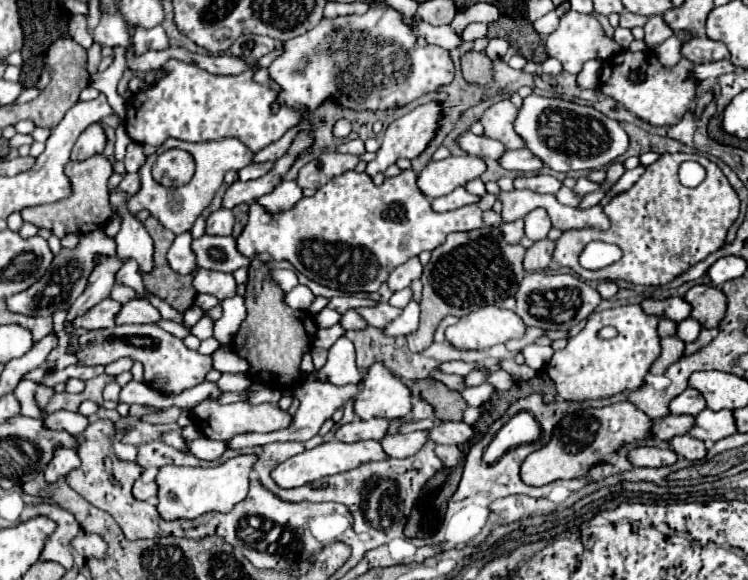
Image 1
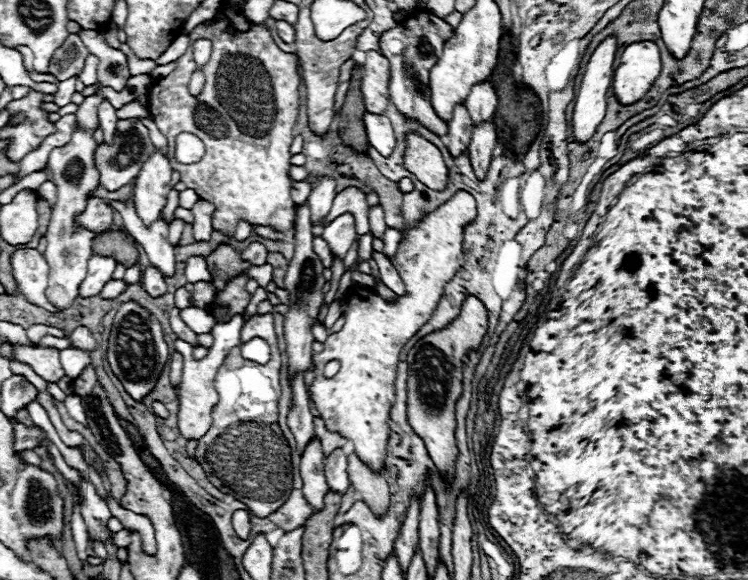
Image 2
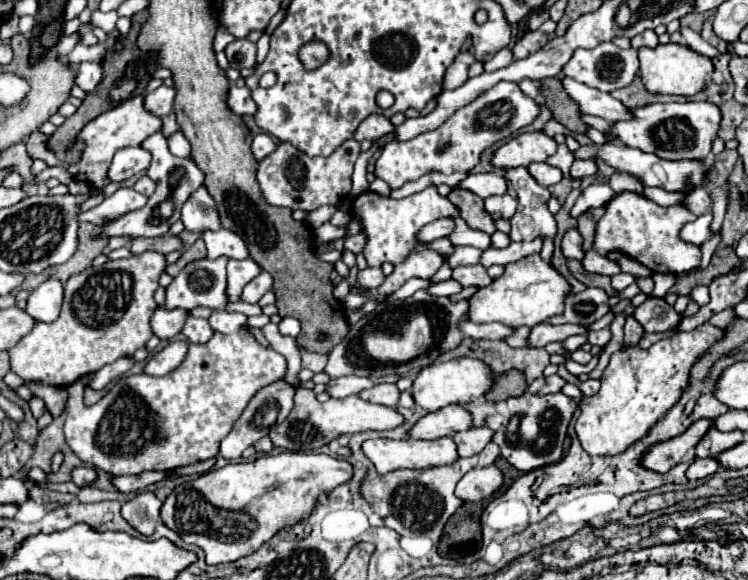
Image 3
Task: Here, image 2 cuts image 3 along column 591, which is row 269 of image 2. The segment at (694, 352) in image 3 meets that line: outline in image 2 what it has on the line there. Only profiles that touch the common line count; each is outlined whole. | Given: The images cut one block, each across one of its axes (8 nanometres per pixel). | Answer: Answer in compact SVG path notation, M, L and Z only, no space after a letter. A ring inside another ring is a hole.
M460 190L456 192L448 202L438 206L434 212L424 216L424 220L412 228L400 242L398 252L390 258L394 268L398 270L402 282L406 284L406 296L400 296L394 304L382 300L376 292L370 288L350 288L348 296L342 302L342 314L346 316L346 324L340 332L328 336L324 342L324 352L314 354L314 382L310 388L310 396L320 412L320 418L324 420L326 428L330 432L338 432L342 438L352 440L356 448L356 456L372 468L372 472L384 472L384 460L388 456L388 436L390 436L390 408L394 404L394 382L396 382L396 370L398 370L398 356L404 348L404 344L424 326L424 320L432 316L436 310L444 284L454 276L458 268L458 256L462 252L462 240L464 240L464 226L476 218L476 200L472 194ZM330 360L340 362L340 372L334 378L324 376L324 366Z

